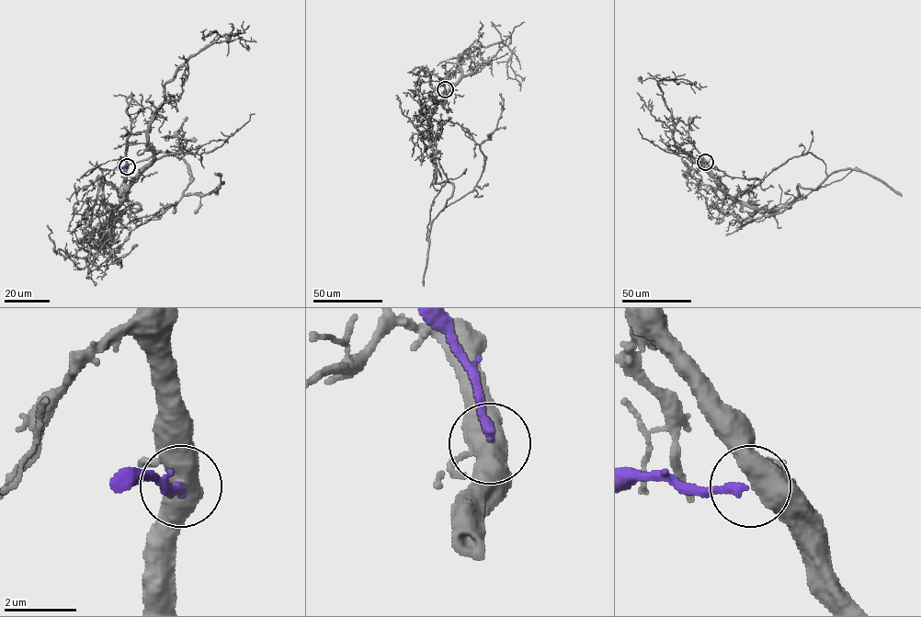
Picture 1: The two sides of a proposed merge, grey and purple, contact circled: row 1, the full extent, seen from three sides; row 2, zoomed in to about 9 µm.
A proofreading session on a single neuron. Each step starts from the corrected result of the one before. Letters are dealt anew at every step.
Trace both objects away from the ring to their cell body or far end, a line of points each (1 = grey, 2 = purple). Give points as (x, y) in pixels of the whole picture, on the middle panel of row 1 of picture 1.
1: (445, 89), (431, 116), (430, 144), (436, 181), (451, 183), (453, 194), (432, 223), (423, 285)
2: (445, 89), (440, 77)

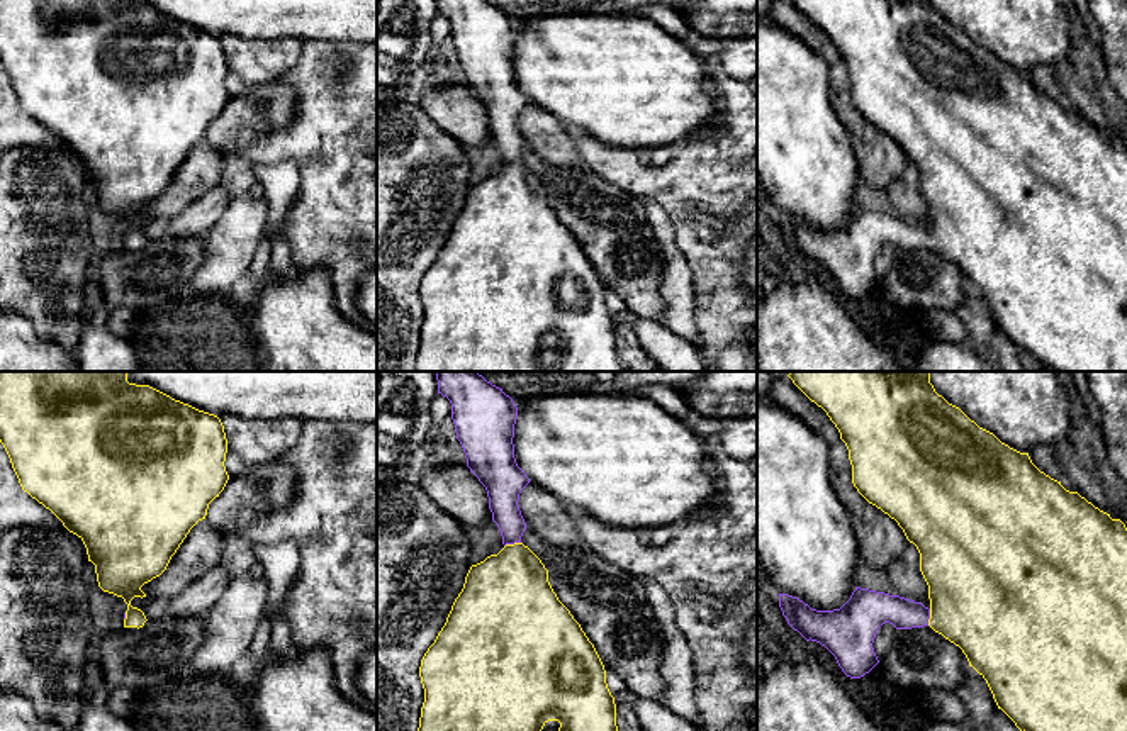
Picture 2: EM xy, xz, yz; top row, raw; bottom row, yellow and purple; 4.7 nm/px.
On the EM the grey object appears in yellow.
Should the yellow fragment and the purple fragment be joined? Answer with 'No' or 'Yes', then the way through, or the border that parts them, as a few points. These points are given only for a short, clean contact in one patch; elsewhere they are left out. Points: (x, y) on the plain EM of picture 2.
Yes. Path across: xz (506, 217), (511, 165), (511, 143), (503, 114)

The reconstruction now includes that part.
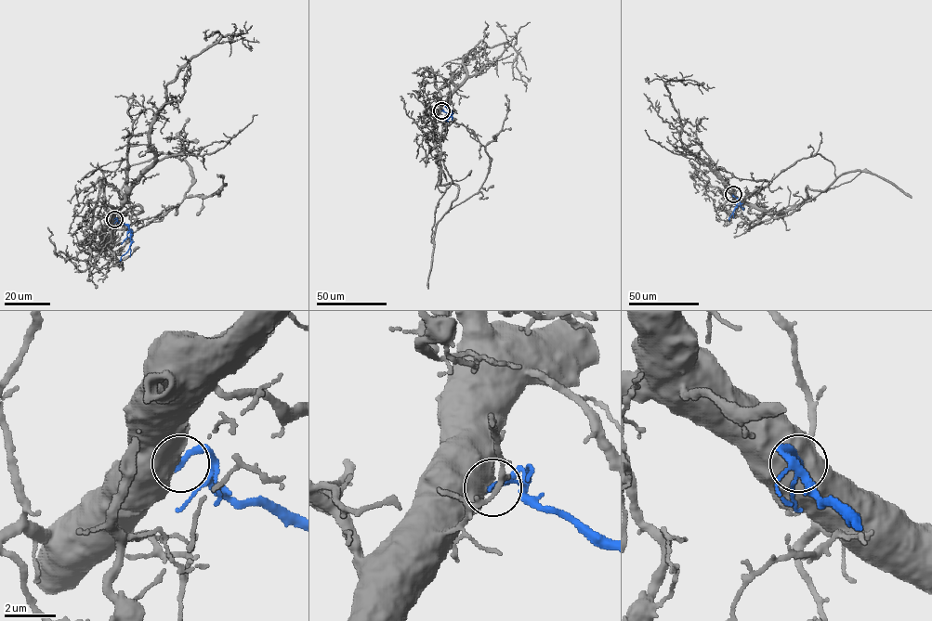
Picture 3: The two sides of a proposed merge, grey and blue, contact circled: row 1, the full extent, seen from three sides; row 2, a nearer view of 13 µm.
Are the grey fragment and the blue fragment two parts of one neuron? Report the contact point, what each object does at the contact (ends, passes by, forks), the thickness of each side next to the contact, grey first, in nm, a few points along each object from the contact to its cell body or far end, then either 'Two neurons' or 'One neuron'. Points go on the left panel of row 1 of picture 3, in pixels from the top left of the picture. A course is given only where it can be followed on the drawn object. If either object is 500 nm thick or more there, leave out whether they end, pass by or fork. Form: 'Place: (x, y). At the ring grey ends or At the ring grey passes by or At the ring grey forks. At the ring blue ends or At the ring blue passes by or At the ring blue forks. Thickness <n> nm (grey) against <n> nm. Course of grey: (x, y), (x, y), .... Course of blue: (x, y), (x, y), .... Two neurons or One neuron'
Place: (114, 219). Thickness 550 nm (grey) against 280 nm. Course of grey: (114, 219), (105, 247), (112, 224), (141, 210), (134, 213), (103, 180), (92, 225). Course of blue: (114, 219), (125, 225), (130, 233), (130, 248), (120, 261). One neuron

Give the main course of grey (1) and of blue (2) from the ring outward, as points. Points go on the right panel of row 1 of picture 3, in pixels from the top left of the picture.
1: (733, 194), (782, 212), (807, 196), (807, 187), (823, 191), (845, 173), (860, 171), (911, 198)
2: (733, 194), (738, 201), (729, 220)

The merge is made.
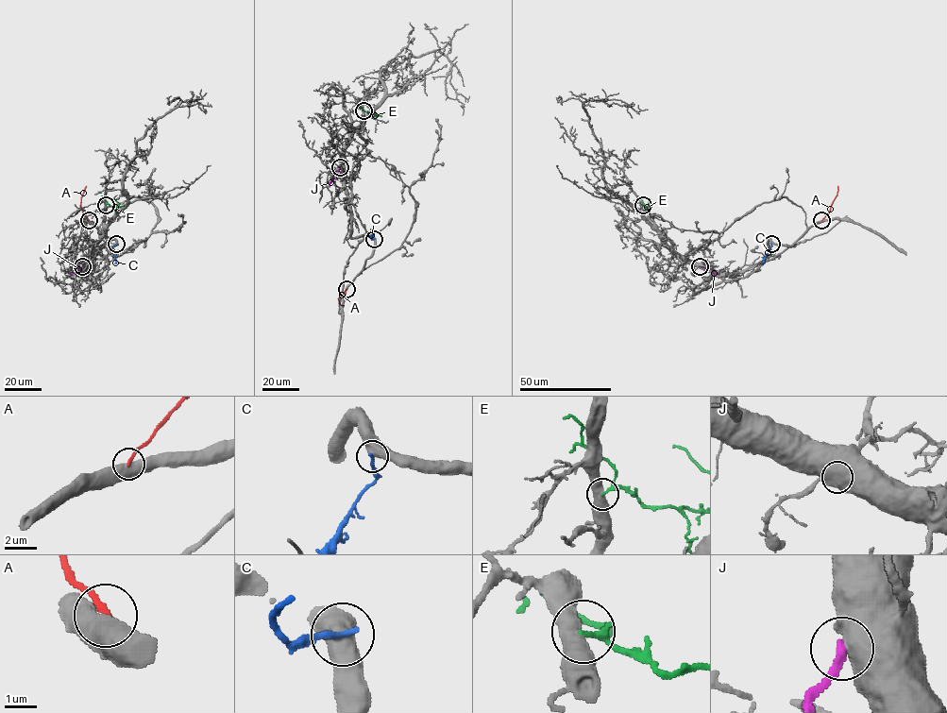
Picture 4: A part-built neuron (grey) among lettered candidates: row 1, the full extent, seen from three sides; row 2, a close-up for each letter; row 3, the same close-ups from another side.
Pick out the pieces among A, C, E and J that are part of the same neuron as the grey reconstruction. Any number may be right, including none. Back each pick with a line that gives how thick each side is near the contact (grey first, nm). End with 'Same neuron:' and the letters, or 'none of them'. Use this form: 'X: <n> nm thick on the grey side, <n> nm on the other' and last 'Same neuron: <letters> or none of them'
Same neuron: none of them

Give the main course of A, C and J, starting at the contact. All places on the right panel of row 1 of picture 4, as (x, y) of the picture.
A: (821, 220), (830, 211), (837, 186)
C: (771, 244), (761, 263)
J: (700, 266), (718, 274)

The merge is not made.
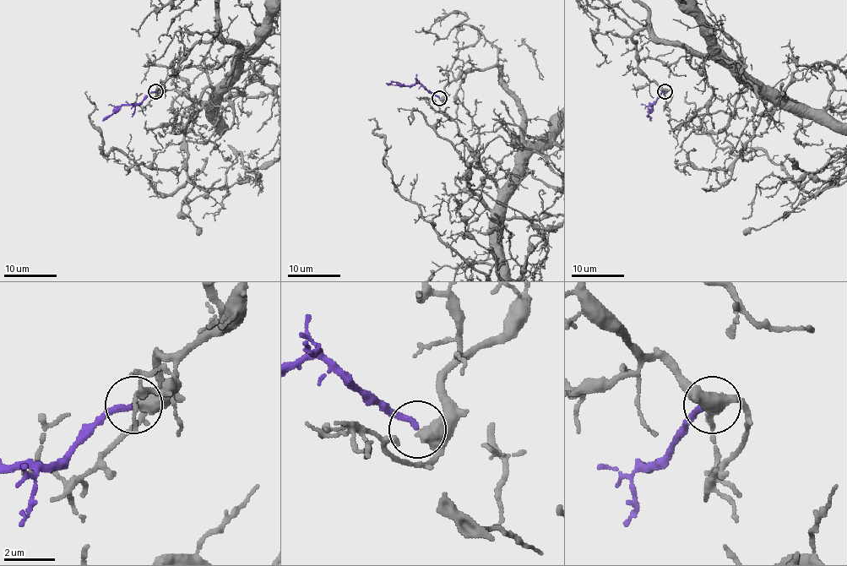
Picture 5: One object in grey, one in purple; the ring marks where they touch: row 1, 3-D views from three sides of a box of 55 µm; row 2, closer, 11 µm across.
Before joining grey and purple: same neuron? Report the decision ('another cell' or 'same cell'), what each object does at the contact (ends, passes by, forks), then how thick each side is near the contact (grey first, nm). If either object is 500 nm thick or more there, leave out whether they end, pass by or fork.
same cell | 550/240 nm

